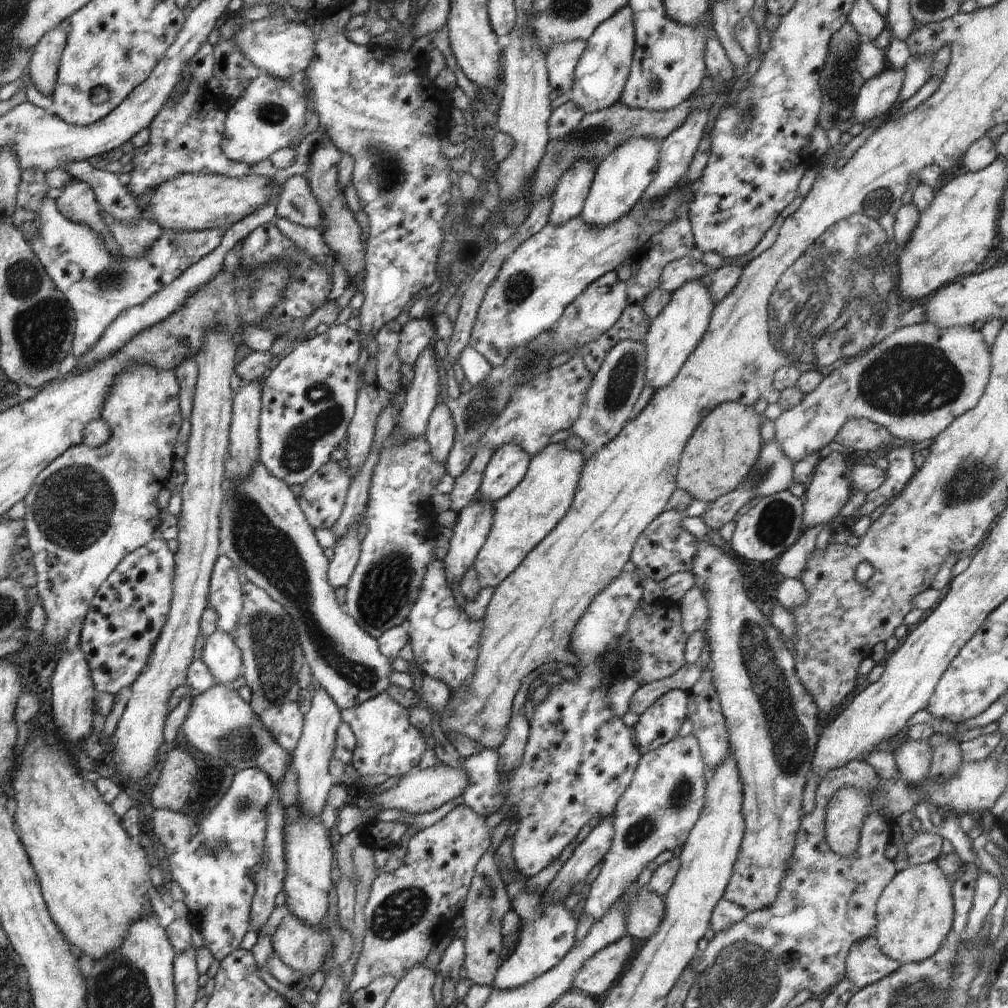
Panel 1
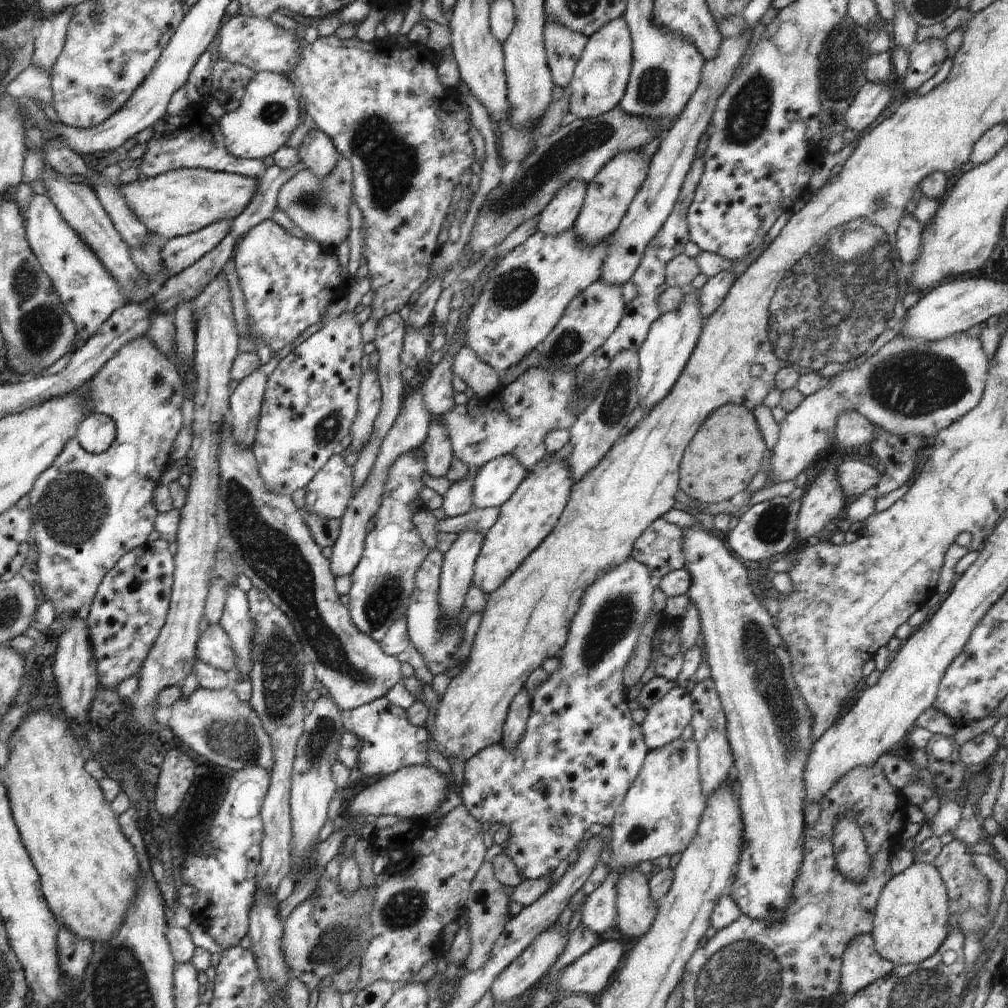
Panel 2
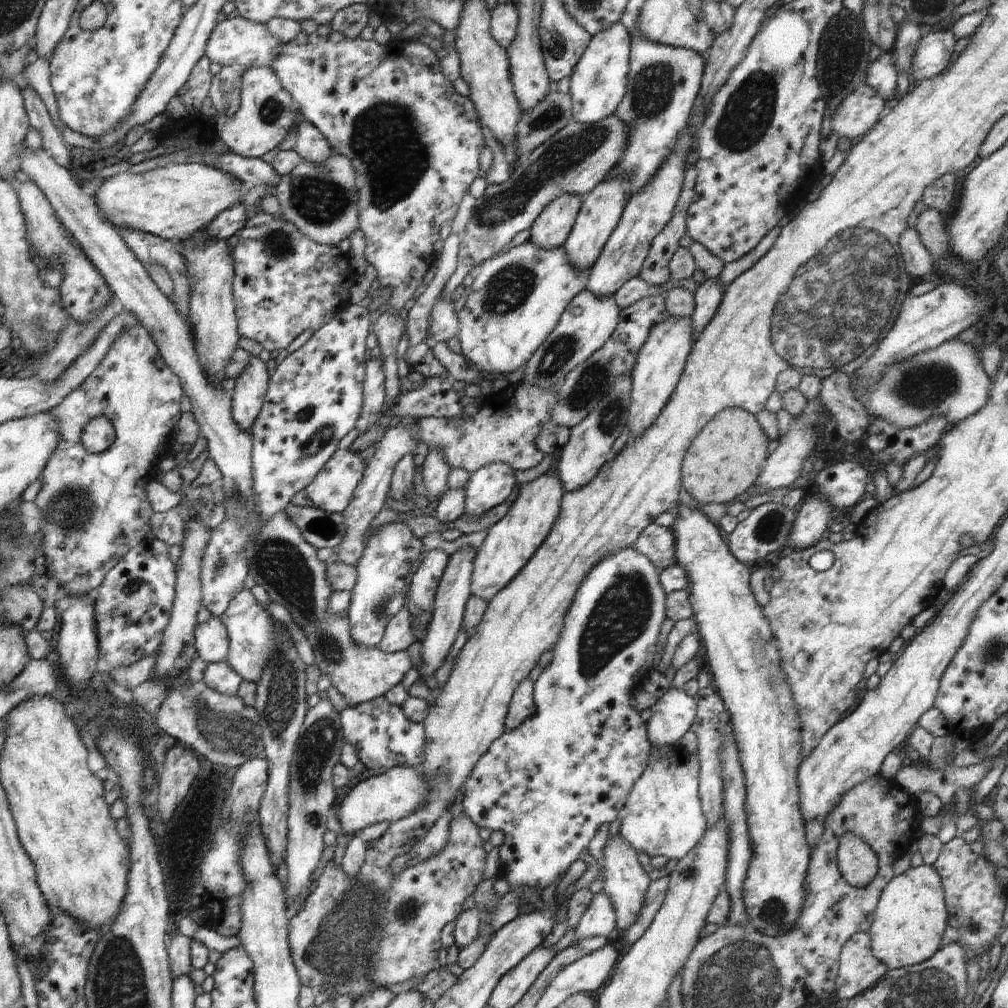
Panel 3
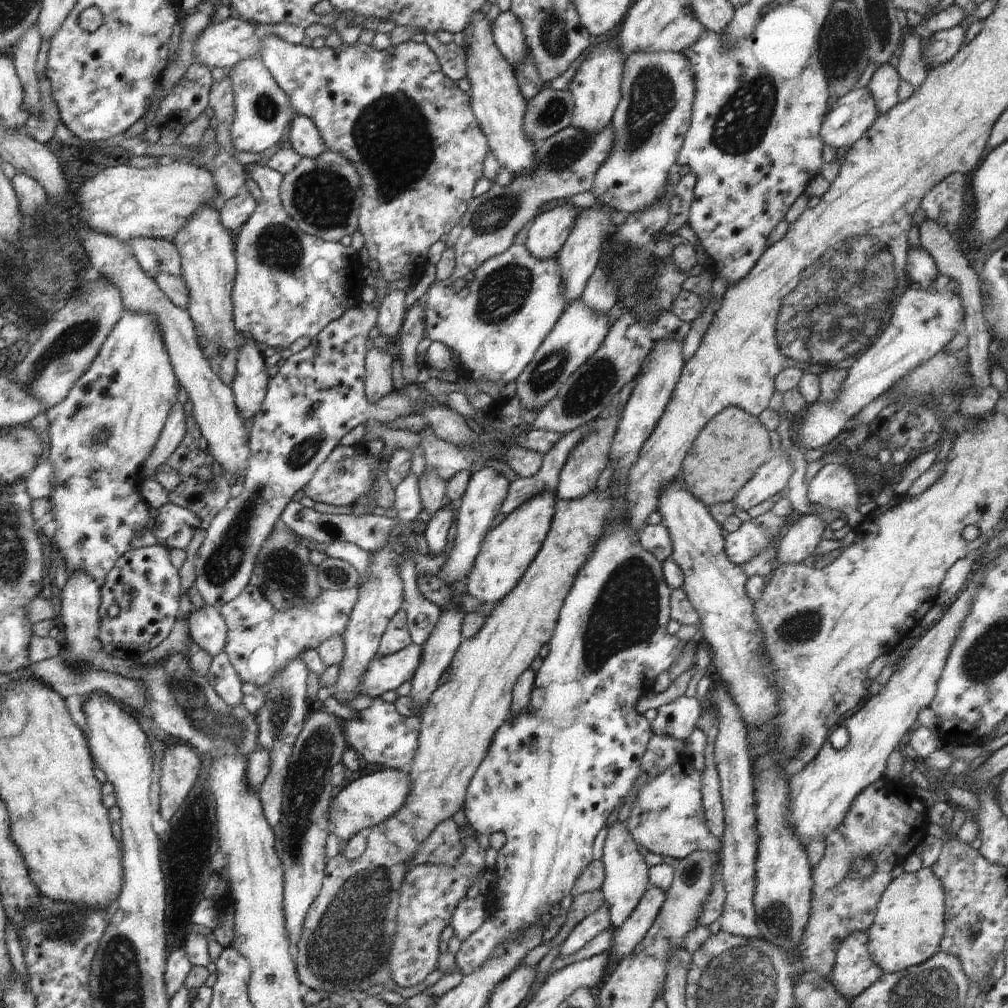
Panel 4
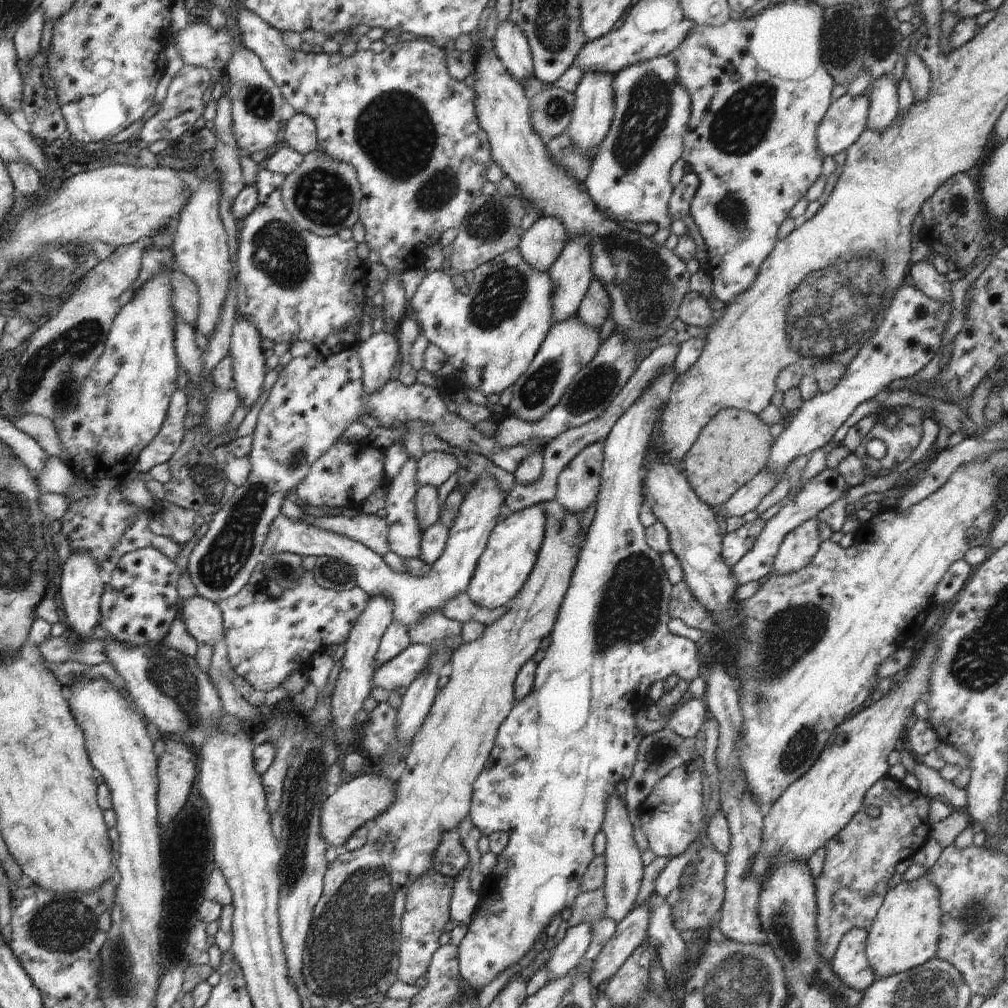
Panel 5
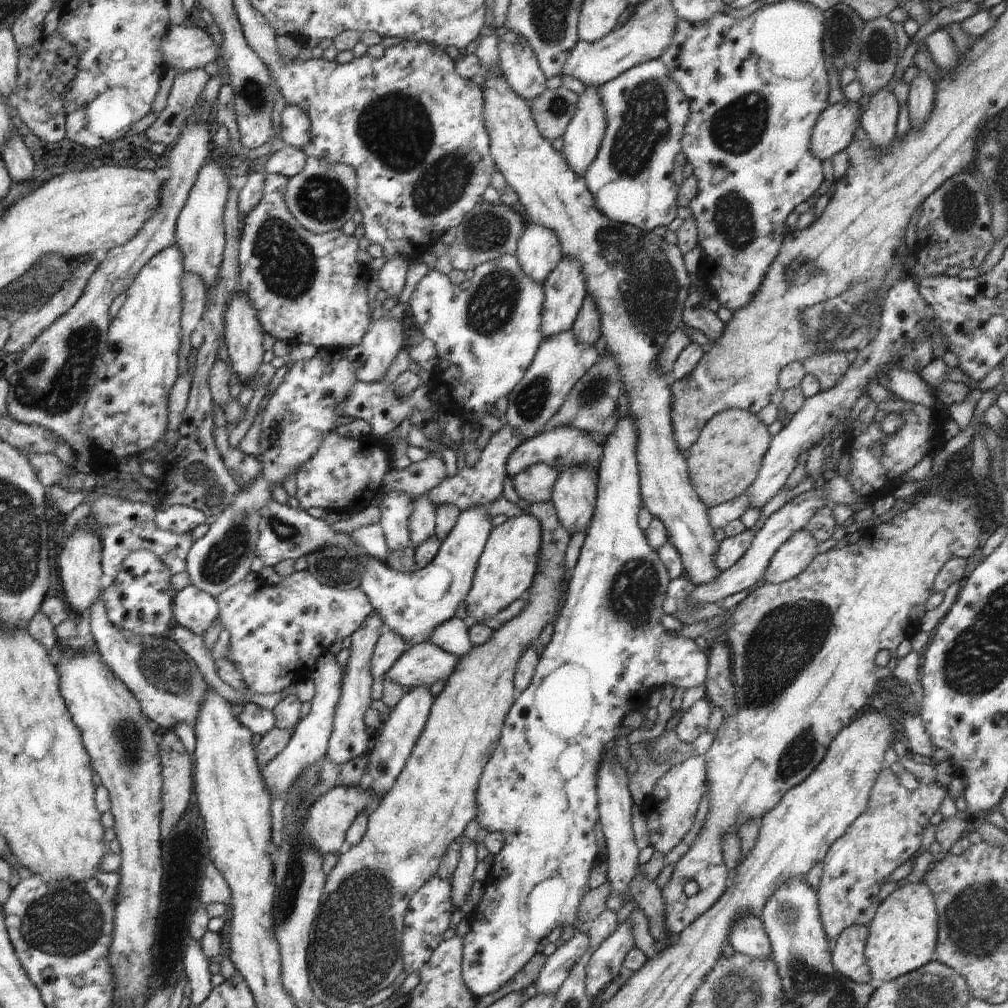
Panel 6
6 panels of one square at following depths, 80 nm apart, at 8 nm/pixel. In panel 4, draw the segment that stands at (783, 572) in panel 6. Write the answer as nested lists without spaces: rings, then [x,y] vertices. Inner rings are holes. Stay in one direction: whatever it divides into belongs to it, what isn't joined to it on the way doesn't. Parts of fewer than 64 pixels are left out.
[[[816,513],[800,515],[789,527],[778,543],[776,564],[802,564],[806,558],[818,551],[818,544],[827,526]]]

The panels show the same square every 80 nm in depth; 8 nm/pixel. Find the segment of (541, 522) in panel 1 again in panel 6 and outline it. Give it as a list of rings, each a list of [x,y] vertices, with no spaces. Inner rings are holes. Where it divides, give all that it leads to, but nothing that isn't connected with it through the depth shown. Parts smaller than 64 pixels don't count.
[[[533,514],[500,519],[490,531],[484,550],[464,600],[469,615],[475,623],[494,617],[498,611],[523,597],[533,583],[537,573],[539,550],[541,547],[541,524]]]

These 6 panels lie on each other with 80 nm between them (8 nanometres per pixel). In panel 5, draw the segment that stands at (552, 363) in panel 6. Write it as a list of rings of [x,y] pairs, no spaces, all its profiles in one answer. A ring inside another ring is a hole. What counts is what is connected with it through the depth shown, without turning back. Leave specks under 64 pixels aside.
[[[577,315],[554,324],[526,373],[512,386],[512,400],[506,406],[509,416],[522,422],[536,422],[542,418],[560,401],[570,382],[574,382],[574,376],[594,360],[600,346],[599,330],[584,326]]]

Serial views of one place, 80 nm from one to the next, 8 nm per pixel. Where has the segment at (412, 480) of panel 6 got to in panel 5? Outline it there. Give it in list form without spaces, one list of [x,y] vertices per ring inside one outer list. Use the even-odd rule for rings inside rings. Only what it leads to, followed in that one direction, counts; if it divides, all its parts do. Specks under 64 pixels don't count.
[[[434,451],[424,453],[416,462],[416,468],[416,488],[432,486],[438,489],[457,472],[460,464],[452,454]]]

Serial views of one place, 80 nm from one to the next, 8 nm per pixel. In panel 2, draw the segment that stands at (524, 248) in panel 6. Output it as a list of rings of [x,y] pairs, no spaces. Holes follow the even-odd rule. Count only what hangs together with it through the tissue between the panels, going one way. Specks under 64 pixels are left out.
[[[570,180],[566,186],[558,190],[554,199],[538,214],[538,232],[544,236],[558,236],[564,230],[573,228],[580,210],[582,209],[585,193],[587,190],[586,182],[580,180]]]

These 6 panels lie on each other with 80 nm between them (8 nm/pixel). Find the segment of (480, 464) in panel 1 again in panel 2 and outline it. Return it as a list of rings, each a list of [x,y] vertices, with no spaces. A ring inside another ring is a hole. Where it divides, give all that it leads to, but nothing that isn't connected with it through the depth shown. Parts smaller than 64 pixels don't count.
[[[478,468],[469,470],[466,478],[462,478],[462,481],[452,484],[448,492],[442,496],[444,502],[441,508],[443,508],[446,516],[459,517],[473,509],[472,484],[474,484],[474,476],[476,476],[478,470]]]

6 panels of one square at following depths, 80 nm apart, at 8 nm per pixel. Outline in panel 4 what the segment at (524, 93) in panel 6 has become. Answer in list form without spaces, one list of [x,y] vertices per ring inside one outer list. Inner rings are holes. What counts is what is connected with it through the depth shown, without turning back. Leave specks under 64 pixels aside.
[[[511,10],[501,12],[494,20],[494,24],[491,24],[491,34],[496,48],[512,67],[516,66],[522,58],[526,58],[526,52],[528,52],[526,40]]]

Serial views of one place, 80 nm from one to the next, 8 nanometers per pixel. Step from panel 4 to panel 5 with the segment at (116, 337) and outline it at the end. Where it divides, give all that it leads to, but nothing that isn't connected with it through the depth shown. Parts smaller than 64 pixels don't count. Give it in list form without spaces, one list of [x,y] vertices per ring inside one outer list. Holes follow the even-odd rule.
[[[170,264],[146,278],[132,300],[120,308],[102,356],[86,382],[82,382],[82,390],[78,390],[78,404],[74,410],[60,412],[54,420],[62,446],[59,460],[78,476],[78,486],[65,494],[70,506],[58,528],[68,536],[71,552],[88,552],[98,566],[143,510],[124,498],[120,484],[142,450],[162,429],[172,394],[177,390],[179,367],[174,352],[177,313],[172,307],[170,286],[170,276],[175,271],[176,264]]]

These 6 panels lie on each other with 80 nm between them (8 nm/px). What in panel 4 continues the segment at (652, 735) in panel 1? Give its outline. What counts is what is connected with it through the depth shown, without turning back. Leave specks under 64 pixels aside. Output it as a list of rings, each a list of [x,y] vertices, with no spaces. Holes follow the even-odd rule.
[[[683,695],[657,711],[658,714],[651,723],[653,734],[686,741],[697,728],[698,718],[702,714],[702,702],[695,697]]]

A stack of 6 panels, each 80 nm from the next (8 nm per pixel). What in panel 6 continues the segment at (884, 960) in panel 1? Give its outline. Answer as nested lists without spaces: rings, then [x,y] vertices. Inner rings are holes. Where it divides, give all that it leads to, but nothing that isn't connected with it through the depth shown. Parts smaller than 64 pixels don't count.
[[[866,924],[846,927],[833,942],[831,949],[831,963],[834,968],[859,985],[874,984],[865,955],[869,934]]]

